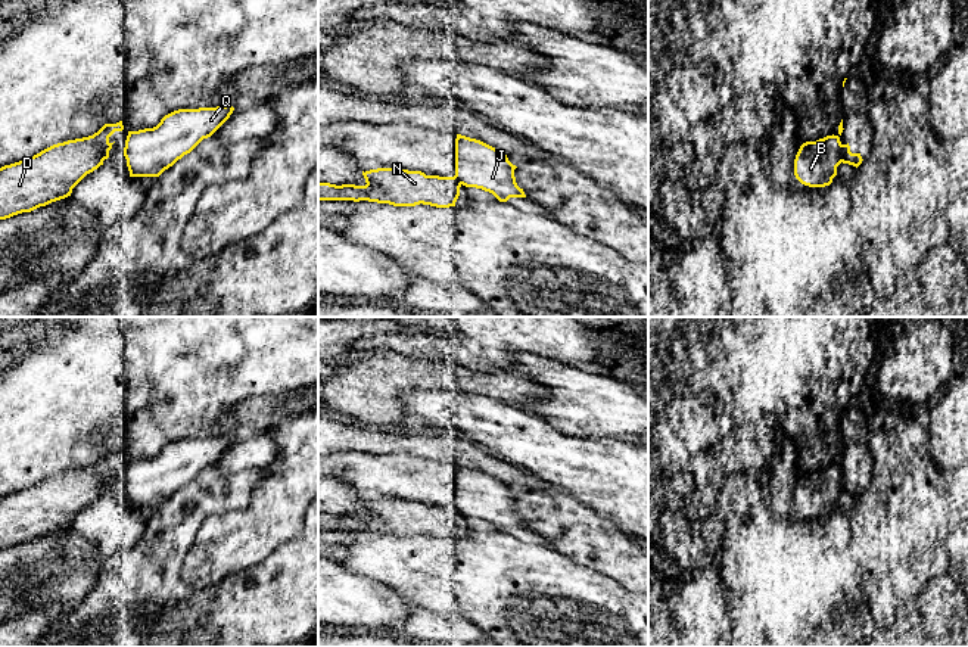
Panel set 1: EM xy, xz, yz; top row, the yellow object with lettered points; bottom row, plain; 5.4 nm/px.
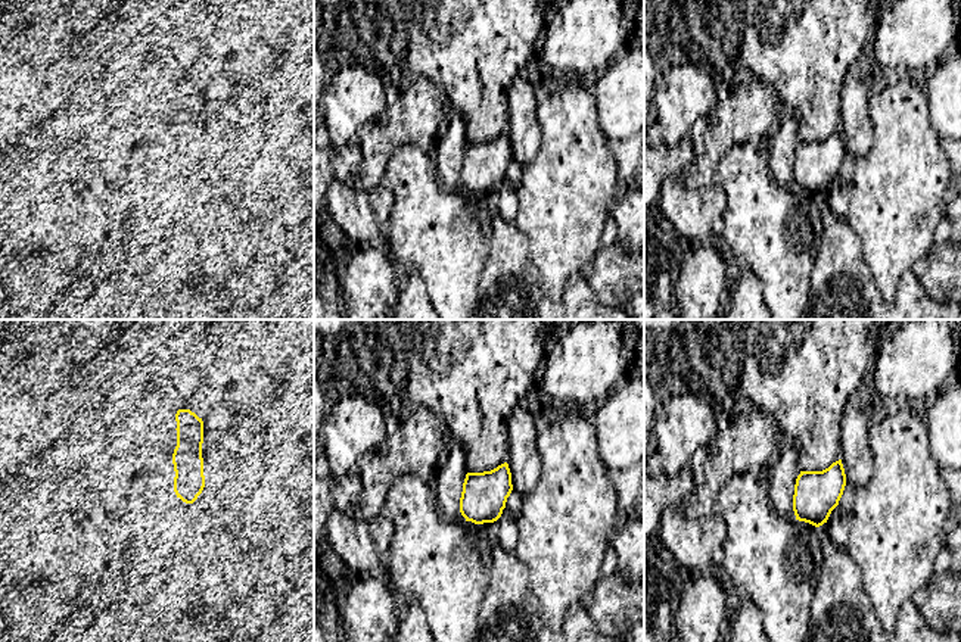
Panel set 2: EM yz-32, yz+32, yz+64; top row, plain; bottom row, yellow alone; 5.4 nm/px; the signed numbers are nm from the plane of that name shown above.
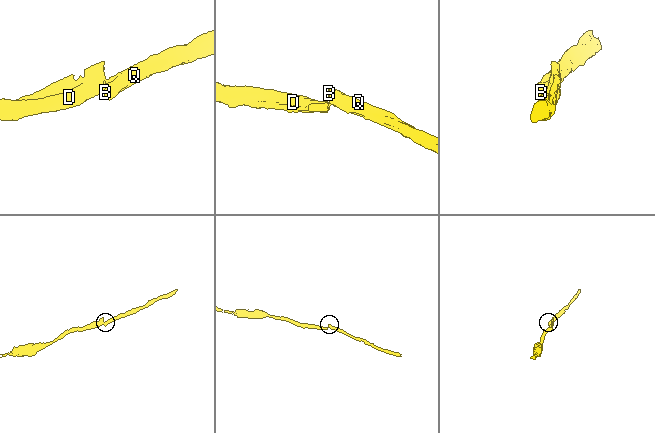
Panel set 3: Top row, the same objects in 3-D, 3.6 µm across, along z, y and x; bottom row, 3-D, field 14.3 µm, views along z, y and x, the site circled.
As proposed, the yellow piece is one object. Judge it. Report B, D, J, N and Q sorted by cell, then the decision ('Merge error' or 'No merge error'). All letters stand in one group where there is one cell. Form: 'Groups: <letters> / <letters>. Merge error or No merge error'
Groups: B J Q / D N. Merge error

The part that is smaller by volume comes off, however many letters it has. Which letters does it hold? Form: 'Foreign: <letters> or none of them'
Foreign: B, J, Q

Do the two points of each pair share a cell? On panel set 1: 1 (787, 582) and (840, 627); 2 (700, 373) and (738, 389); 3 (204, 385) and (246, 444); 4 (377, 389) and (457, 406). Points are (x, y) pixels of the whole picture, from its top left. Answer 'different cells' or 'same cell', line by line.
1: different cells
2: same cell
3: different cells
4: different cells

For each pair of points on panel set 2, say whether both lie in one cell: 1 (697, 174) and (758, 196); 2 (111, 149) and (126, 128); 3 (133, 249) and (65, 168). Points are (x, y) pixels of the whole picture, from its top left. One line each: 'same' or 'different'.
1: different
2: same
3: same

